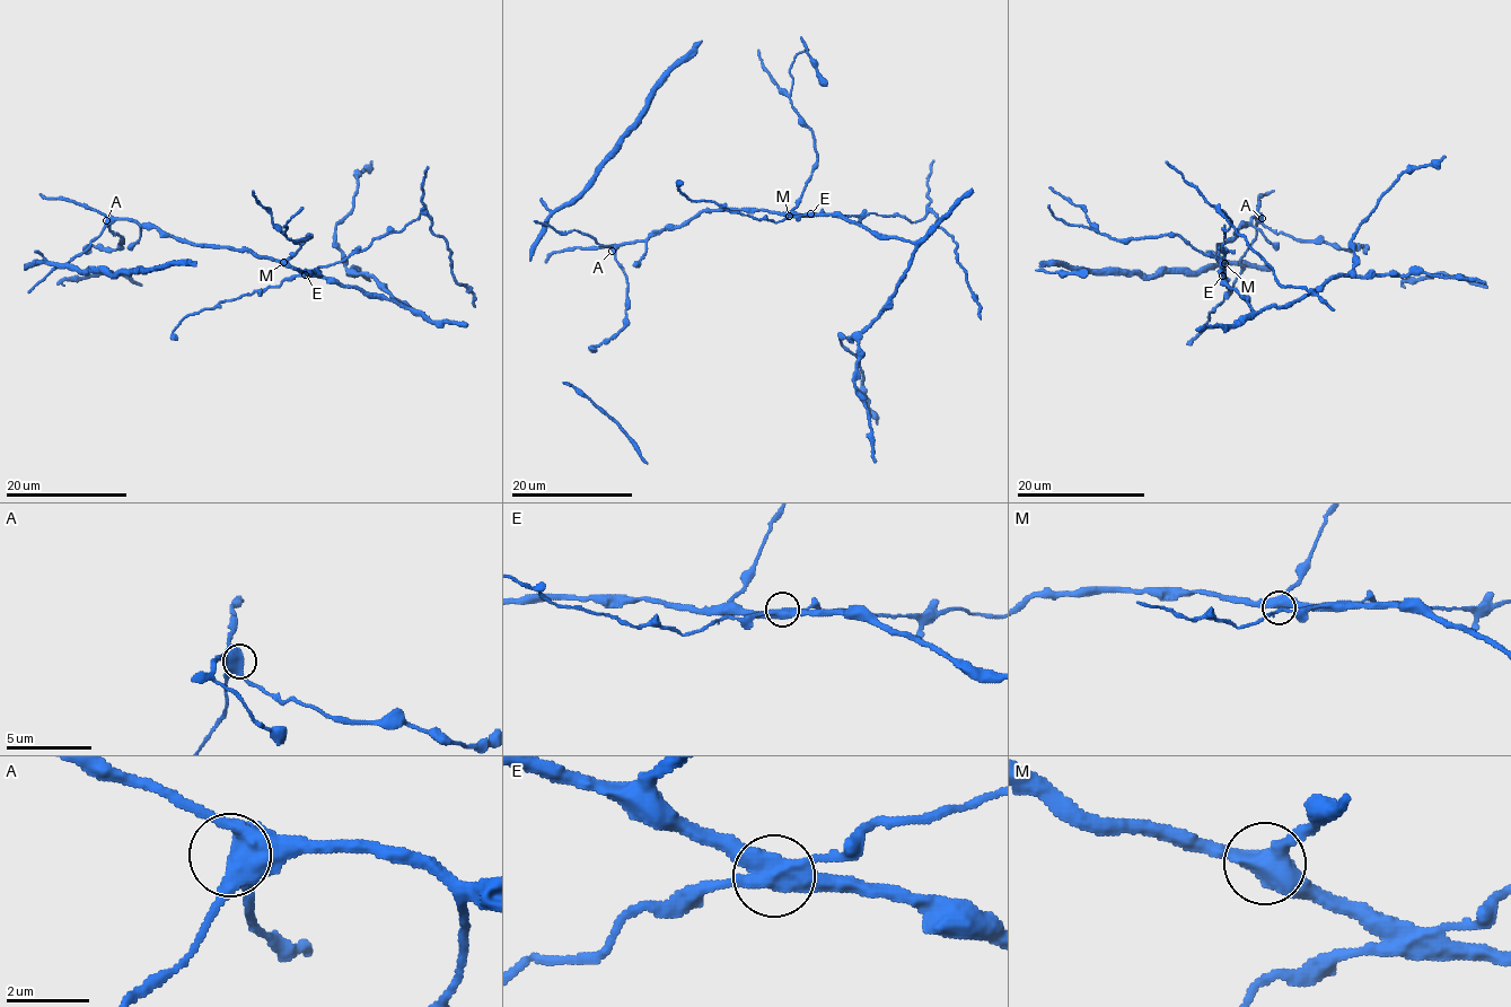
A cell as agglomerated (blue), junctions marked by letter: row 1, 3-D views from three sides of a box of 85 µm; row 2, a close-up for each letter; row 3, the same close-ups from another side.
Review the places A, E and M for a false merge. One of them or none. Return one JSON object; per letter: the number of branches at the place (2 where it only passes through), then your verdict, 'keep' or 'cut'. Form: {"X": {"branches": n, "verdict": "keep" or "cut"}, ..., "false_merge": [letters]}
{"A": {"branches": 4, "verdict": "keep"}, "E": {"branches": 4, "verdict": "cut"}, "M": {"branches": 3, "verdict": "keep"}, "false_merge": ["E"]}

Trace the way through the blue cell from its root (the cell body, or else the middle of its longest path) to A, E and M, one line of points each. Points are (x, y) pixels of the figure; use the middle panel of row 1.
A: (743, 209), (700, 210), (678, 226), (652, 231), (640, 241), (622, 243), (612, 251)
E: (743, 209), (810, 213)
M: (743, 209), (765, 209), (789, 216)

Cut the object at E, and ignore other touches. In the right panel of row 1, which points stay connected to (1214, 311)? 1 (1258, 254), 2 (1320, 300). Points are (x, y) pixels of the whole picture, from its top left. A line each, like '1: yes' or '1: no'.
1: yes
2: yes

